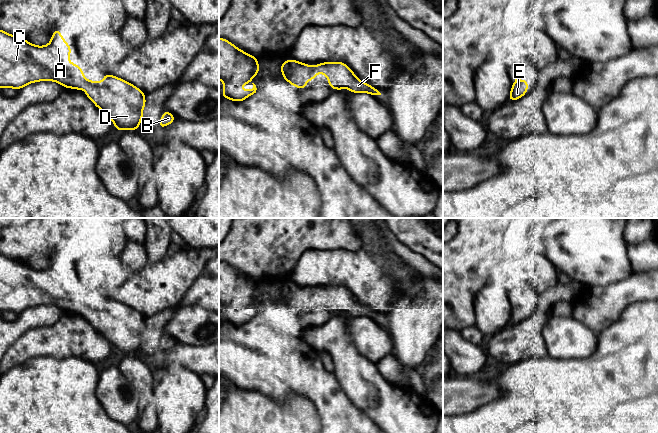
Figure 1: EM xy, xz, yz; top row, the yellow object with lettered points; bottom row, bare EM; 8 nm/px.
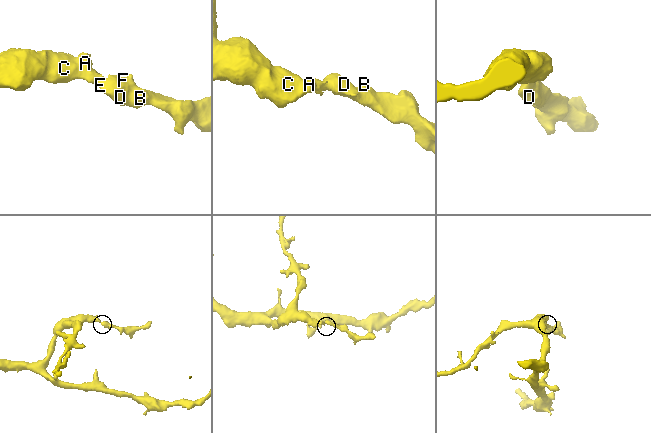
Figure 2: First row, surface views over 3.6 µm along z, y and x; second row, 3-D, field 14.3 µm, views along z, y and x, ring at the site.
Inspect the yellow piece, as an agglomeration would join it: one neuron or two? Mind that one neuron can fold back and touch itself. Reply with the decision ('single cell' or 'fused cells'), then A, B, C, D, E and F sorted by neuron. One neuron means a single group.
single cell | A B C D E F

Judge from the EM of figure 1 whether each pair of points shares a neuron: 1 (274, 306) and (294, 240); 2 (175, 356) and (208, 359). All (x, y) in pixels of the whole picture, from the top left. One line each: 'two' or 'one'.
1: two
2: one

